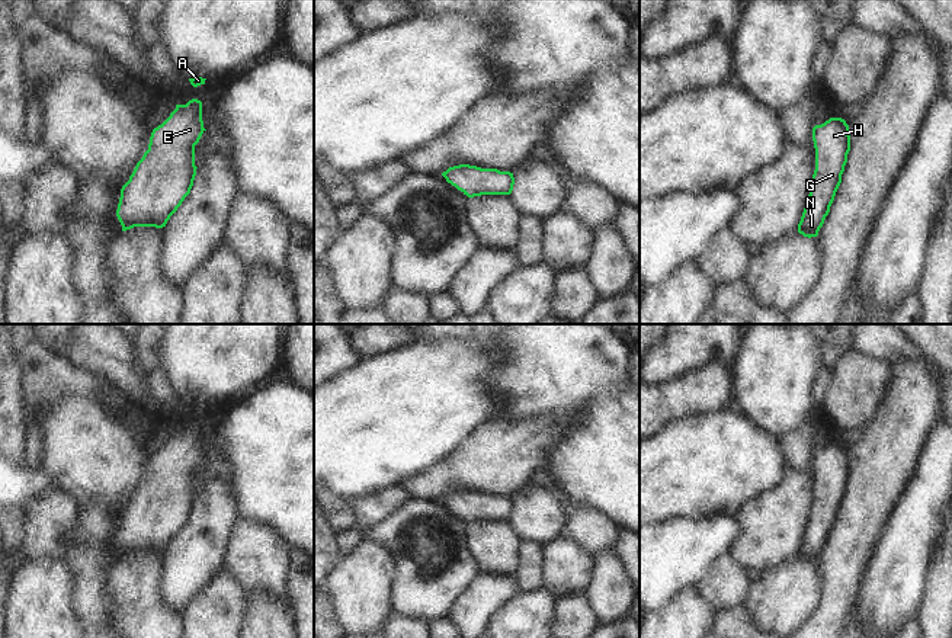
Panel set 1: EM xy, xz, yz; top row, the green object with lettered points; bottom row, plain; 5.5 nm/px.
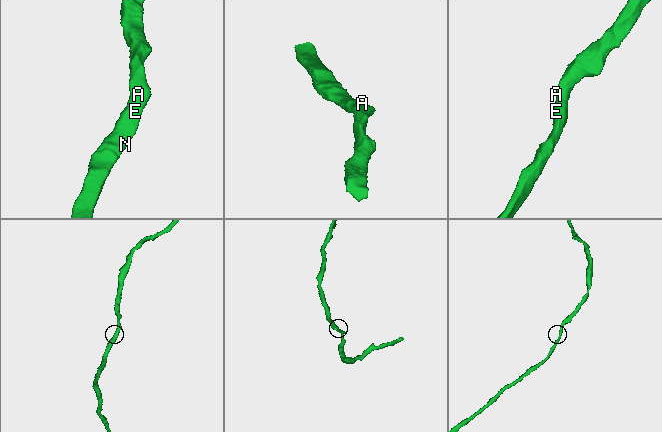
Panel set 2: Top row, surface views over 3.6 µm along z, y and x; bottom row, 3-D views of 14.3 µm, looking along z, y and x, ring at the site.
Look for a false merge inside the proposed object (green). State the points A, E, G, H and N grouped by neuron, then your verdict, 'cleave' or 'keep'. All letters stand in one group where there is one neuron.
A E G H N | keep

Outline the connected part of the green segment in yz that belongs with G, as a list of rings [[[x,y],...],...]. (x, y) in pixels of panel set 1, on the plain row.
[[[830,443],[812,453],[815,496],[810,520],[798,549],[804,562],[817,562],[830,538],[850,477],[849,451],[842,443]]]

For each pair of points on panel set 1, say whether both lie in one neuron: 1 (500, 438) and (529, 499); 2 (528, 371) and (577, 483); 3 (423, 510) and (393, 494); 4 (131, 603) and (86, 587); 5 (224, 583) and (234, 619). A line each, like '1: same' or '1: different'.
1: different
2: same
3: different
4: different
5: same

